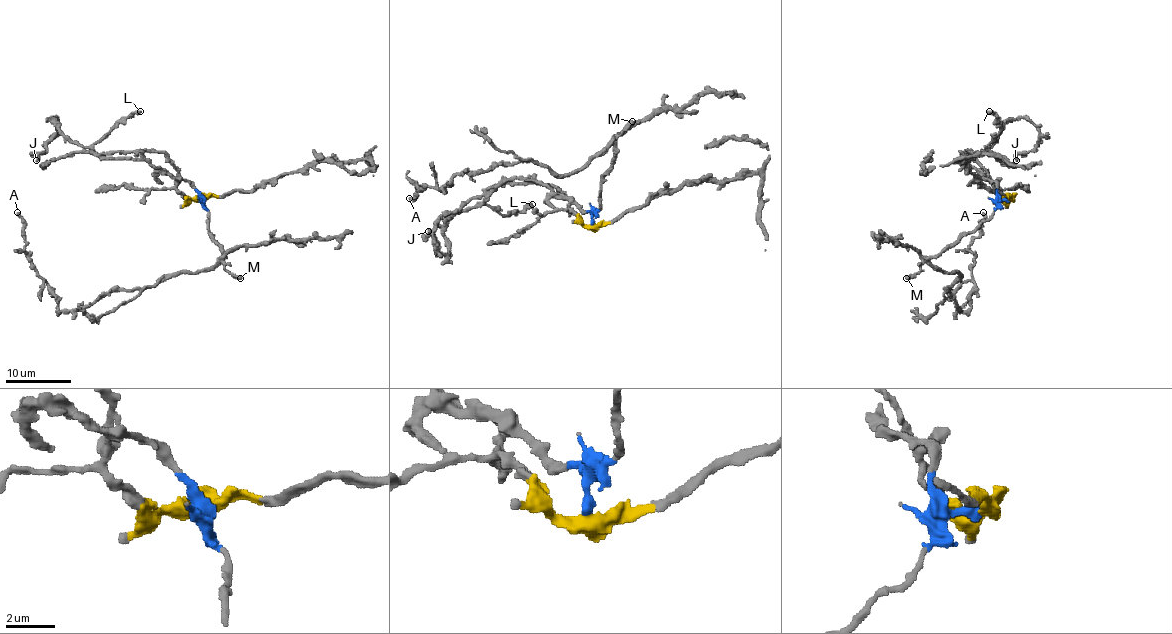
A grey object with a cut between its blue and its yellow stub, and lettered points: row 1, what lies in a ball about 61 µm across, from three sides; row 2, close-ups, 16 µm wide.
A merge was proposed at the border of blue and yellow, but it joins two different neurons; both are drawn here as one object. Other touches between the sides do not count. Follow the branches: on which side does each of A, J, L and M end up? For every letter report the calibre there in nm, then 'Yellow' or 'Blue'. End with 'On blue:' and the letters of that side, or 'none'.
A: Thickness 320 nm. Blue
J: Thickness 280 nm. Blue
L: Thickness 480 nm. Blue
M: Thickness 460 nm. Blue
On blue: A, J, L, M

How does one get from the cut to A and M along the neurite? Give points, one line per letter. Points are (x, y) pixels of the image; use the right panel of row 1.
A: (1009, 200), (929, 260), (960, 275), (947, 290), (961, 311), (969, 306), (974, 285), (969, 249), (983, 213)
M: (1009, 200), (1004, 200), (973, 231), (930, 255), (919, 272), (906, 278)

